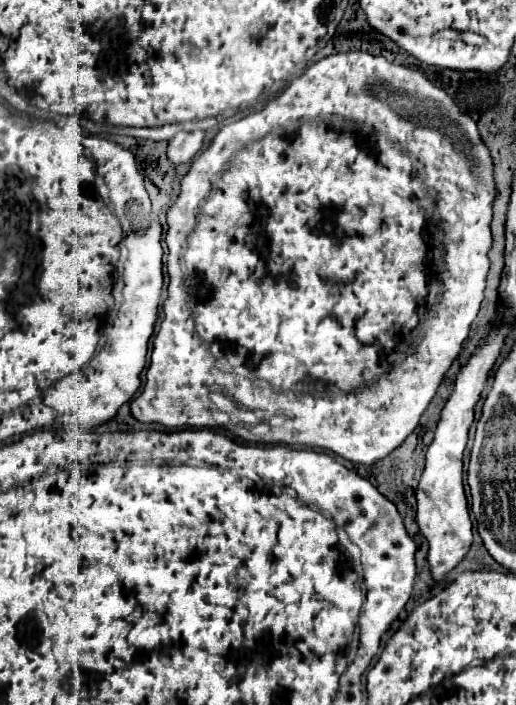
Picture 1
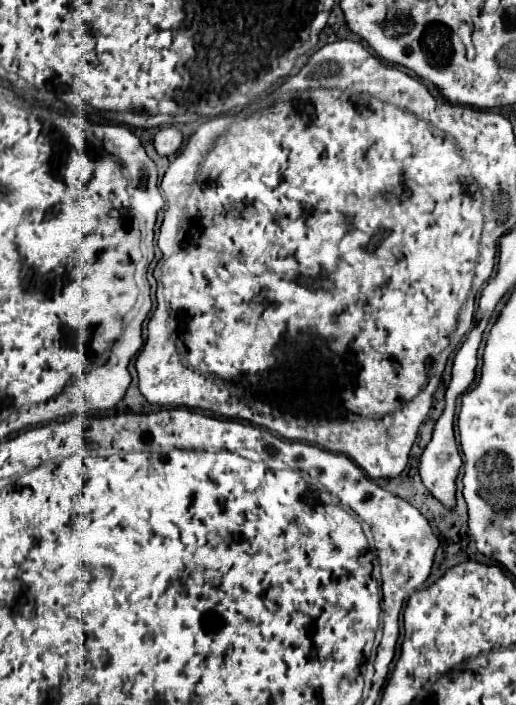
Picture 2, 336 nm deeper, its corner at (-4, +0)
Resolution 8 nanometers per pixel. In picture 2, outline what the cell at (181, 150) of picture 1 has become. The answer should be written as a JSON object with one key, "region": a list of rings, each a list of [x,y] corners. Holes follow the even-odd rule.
{"region":[[[164,126],[154,136],[154,146],[160,156],[172,156],[182,148],[182,132],[174,126]]]}

